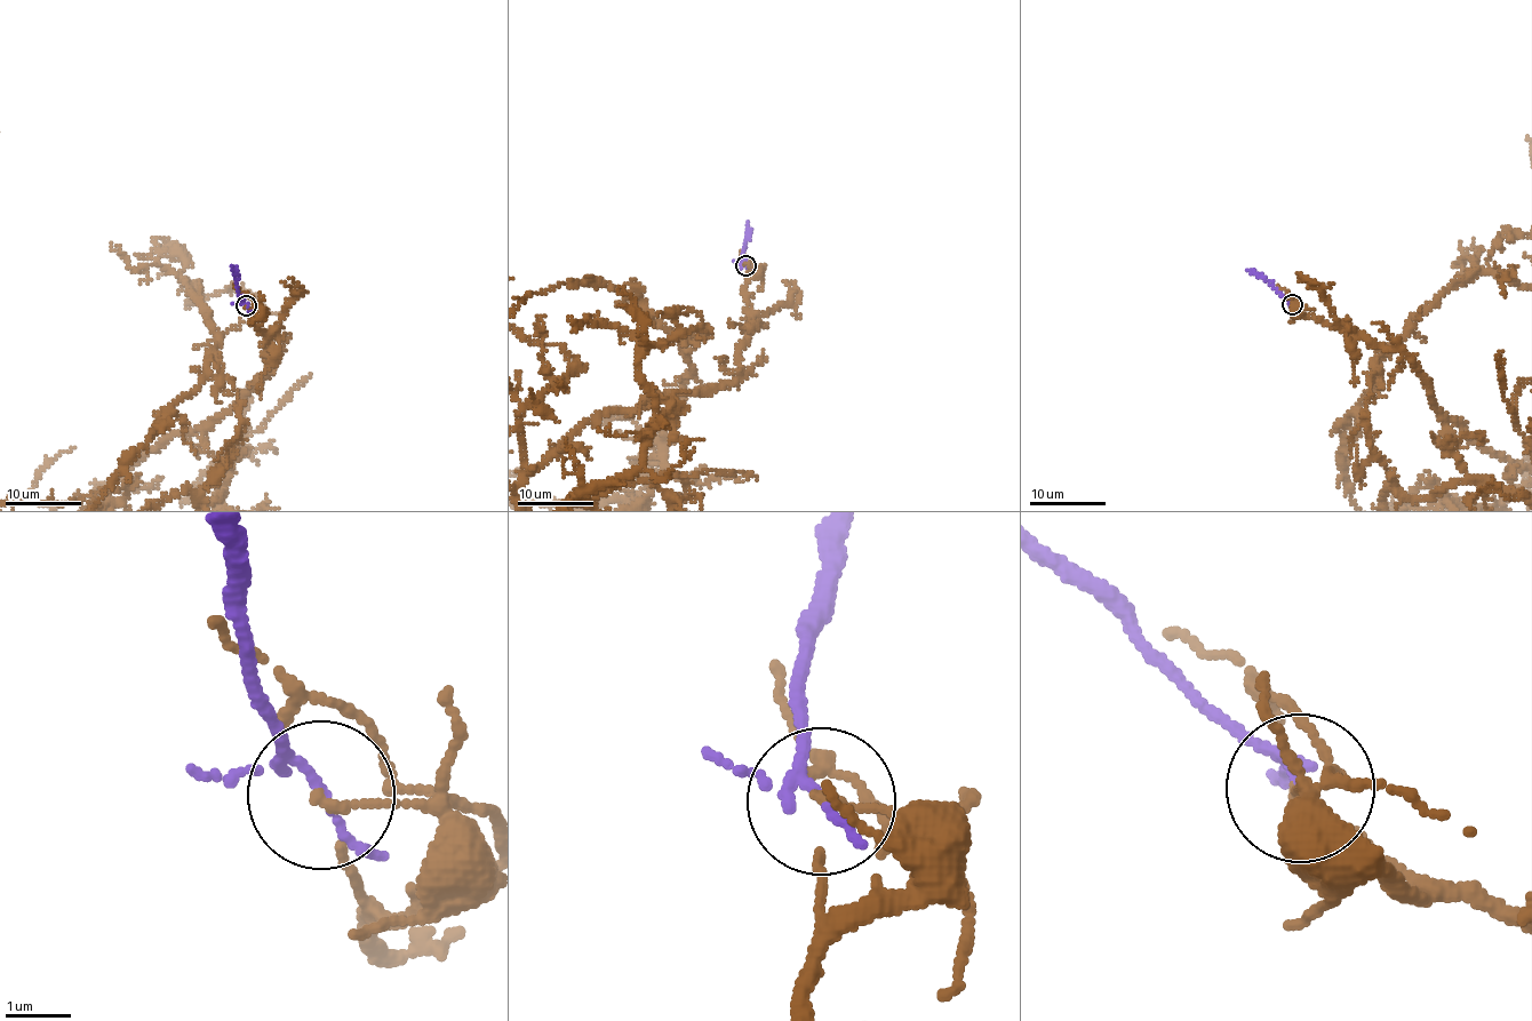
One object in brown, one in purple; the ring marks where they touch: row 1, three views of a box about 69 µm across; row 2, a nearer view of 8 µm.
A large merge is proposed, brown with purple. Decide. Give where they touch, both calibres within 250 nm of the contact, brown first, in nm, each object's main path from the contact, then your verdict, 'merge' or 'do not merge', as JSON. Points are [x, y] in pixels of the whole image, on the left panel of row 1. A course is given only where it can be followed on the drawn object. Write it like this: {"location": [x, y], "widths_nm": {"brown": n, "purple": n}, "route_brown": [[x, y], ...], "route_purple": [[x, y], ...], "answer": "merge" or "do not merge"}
{"location": [246, 305], "widths_nm": {"brown": 120, "purple": 90}, "route_purple": [[246, 304], [231, 265]], "answer": "do not merge"}

